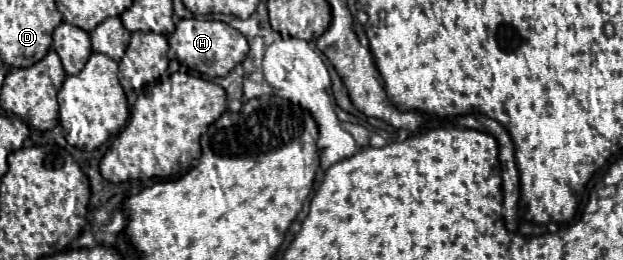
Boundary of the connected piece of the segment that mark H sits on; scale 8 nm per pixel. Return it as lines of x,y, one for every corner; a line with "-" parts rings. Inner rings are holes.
180,19
176,31
168,37
170,60
175,59
180,64
204,73
208,77
224,77
228,75
234,65
242,63
248,55
248,41
238,33
238,29
222,23
222,21
208,21
208,19

